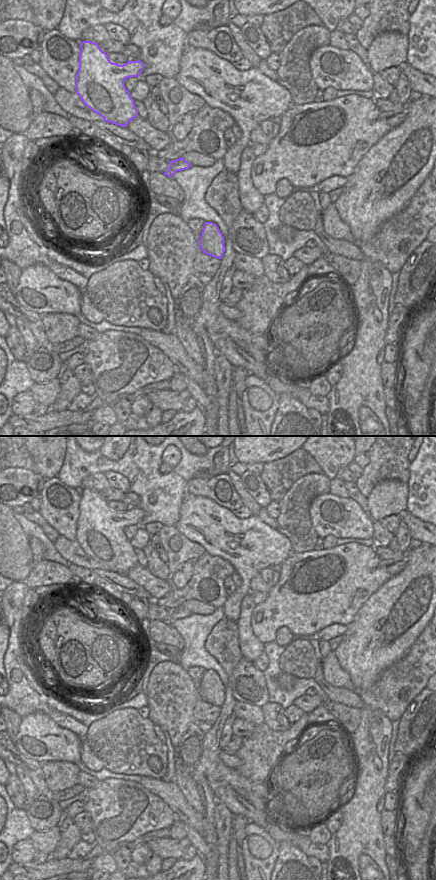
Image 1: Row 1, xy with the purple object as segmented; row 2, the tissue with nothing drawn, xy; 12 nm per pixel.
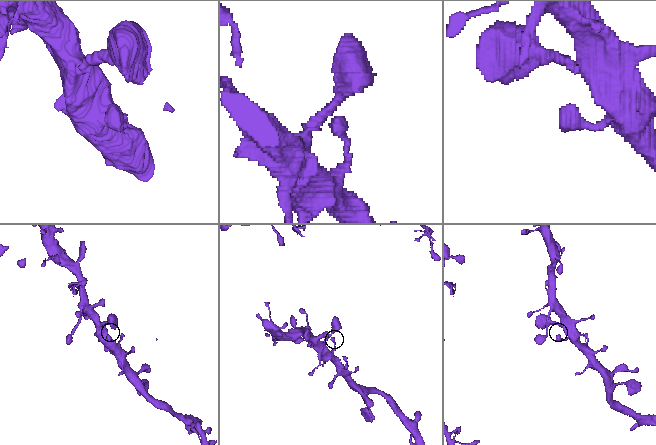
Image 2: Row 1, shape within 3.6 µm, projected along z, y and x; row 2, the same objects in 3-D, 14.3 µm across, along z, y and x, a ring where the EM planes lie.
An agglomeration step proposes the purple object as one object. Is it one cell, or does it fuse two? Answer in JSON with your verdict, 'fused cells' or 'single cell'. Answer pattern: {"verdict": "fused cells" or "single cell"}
{"verdict": "single cell"}

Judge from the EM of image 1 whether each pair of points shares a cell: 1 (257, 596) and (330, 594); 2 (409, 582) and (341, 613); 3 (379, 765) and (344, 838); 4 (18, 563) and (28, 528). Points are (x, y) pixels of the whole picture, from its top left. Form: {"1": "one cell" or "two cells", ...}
{"1": "two cells", "2": "two cells", "3": "one cell", "4": "two cells"}

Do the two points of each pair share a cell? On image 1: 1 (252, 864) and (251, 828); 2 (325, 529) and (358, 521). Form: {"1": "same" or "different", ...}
{"1": "same", "2": "same"}

